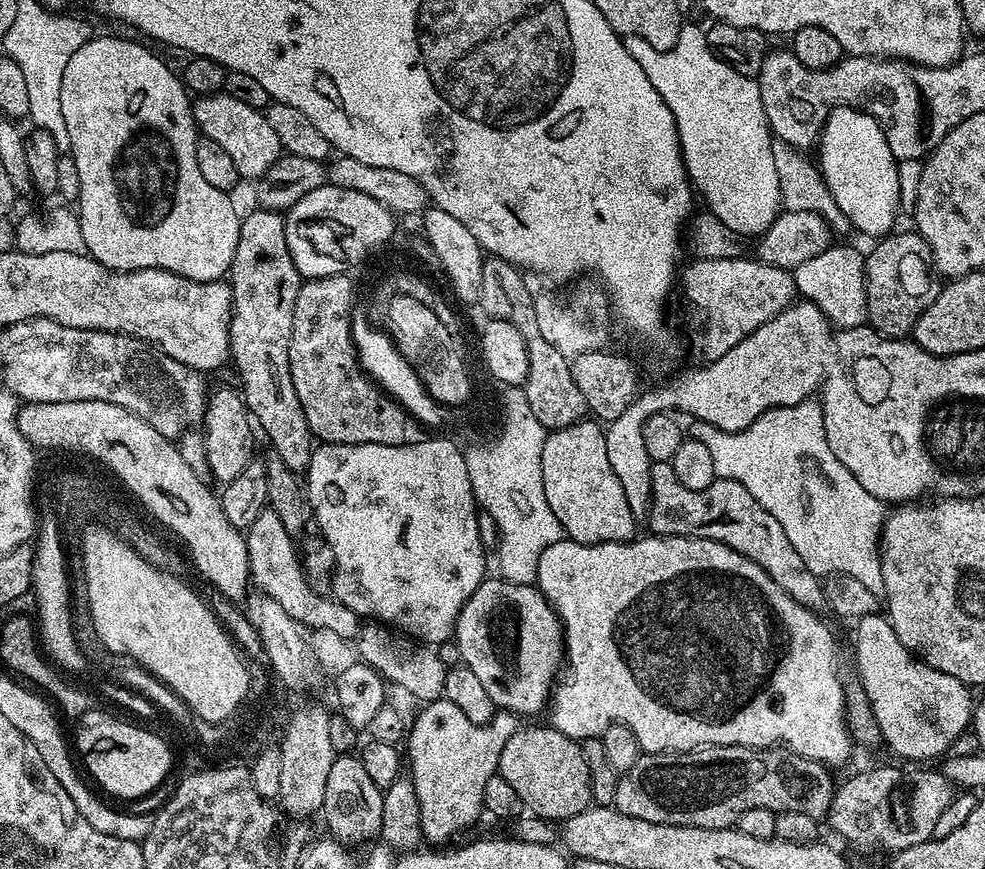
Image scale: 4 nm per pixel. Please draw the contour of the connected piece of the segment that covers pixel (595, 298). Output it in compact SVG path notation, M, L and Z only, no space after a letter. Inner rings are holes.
M595 278L577 279L571 288L572 300L567 300L556 292L537 291L533 295L534 315L538 318L538 331L542 338L546 338L554 350L569 358L607 349L608 339L612 336L612 324L614 325L614 309L609 293Z

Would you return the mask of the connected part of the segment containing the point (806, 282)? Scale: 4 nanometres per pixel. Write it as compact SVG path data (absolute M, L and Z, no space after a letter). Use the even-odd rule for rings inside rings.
M831 245L815 258L808 258L793 269L793 280L797 293L818 306L835 329L863 327L867 323L863 251L848 246Z

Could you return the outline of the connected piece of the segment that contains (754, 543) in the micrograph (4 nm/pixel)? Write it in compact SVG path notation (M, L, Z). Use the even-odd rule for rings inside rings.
M655 462L652 465L652 505L648 507L646 523L657 536L697 536L722 542L730 546L730 550L738 550L738 554L762 566L766 574L802 606L813 610L825 607L821 577L815 576L806 562L802 562L798 550L790 546L790 538L786 538L774 514L767 512L737 480L717 478L706 490L686 490L686 486L678 482L671 463Z

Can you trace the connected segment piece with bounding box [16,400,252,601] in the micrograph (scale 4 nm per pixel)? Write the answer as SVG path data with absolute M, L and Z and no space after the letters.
M97 400L45 404L28 402L17 411L16 421L18 430L22 430L33 448L81 452L89 461L96 461L107 469L116 480L120 479L140 499L139 507L157 525L165 524L169 528L167 531L184 548L188 547L193 566L226 599L243 601L249 595L252 571L248 565L245 533L228 521L220 505L220 496L212 493L204 485L202 477L190 470L190 465L182 459L179 447L158 434L150 422L138 418L138 414L122 406L114 406L114 402Z

